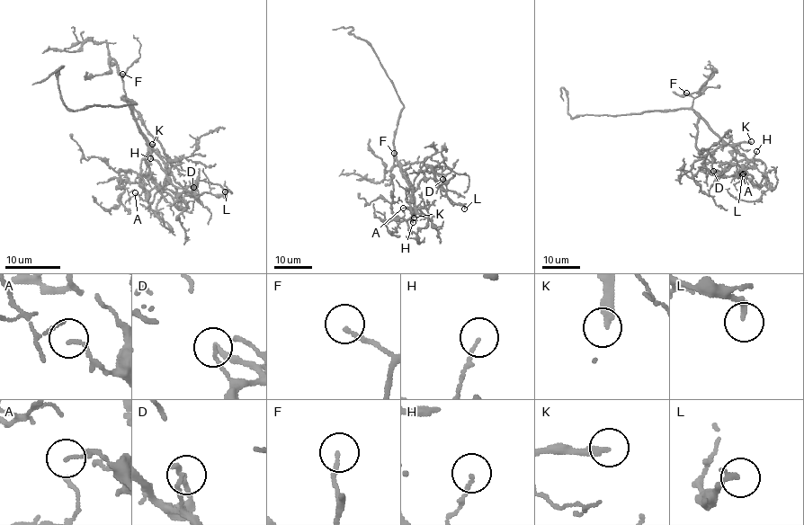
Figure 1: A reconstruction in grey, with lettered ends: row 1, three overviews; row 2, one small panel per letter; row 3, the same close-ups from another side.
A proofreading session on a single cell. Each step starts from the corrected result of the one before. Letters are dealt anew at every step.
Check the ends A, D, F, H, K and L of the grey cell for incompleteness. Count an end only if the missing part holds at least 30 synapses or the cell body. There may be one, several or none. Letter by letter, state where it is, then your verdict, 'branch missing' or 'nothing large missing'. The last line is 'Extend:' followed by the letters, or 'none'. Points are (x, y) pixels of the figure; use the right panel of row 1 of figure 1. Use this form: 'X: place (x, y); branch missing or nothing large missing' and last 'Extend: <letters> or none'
A: place (742, 174); nothing large missing
D: place (713, 171); nothing large missing
F: place (686, 93); branch missing
H: place (756, 151); nothing large missing
K: place (751, 141); branch missing
L: place (743, 173); nothing large missing
Extend: F, K

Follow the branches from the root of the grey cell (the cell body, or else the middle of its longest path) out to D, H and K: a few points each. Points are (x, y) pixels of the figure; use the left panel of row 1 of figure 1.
D: (122, 96), (139, 132), (157, 151), (164, 168), (188, 192), (192, 194), (193, 187)
H: (122, 96), (150, 148), (146, 156), (148, 168), (146, 172), (150, 158)
K: (122, 96), (150, 148), (152, 144)

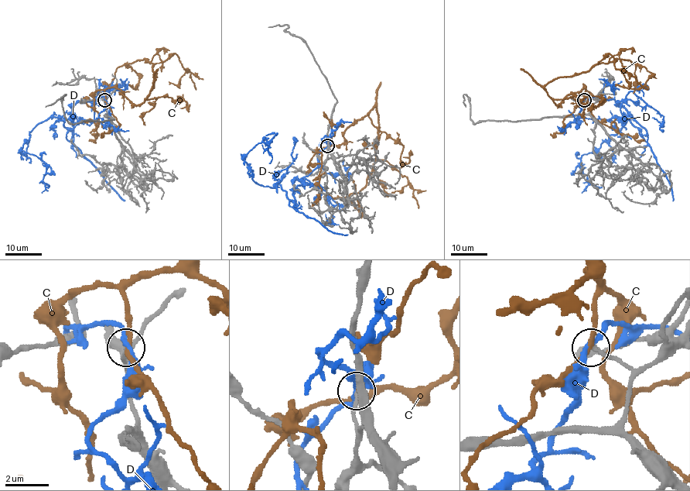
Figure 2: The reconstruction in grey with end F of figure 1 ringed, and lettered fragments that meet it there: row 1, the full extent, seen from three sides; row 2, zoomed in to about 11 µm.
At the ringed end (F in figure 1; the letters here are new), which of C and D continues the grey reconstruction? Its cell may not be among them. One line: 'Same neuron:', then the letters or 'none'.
Same neuron: none

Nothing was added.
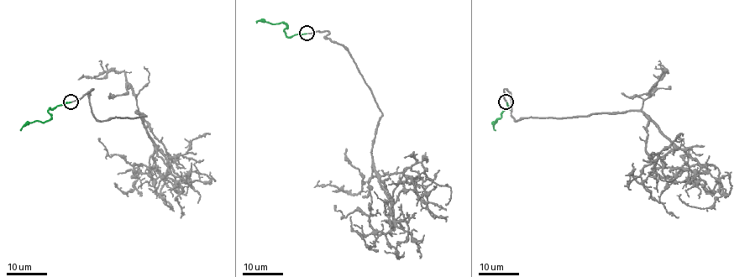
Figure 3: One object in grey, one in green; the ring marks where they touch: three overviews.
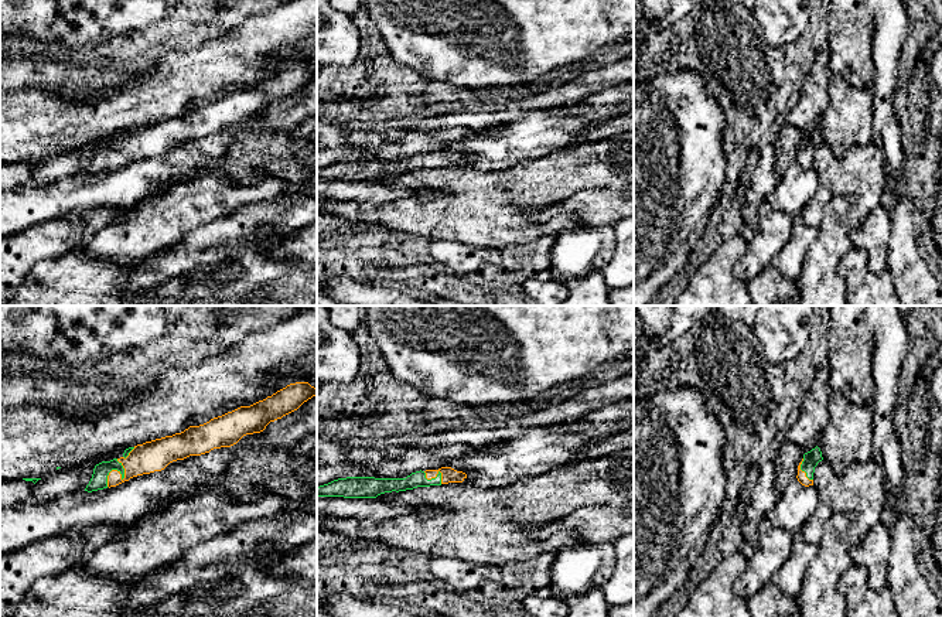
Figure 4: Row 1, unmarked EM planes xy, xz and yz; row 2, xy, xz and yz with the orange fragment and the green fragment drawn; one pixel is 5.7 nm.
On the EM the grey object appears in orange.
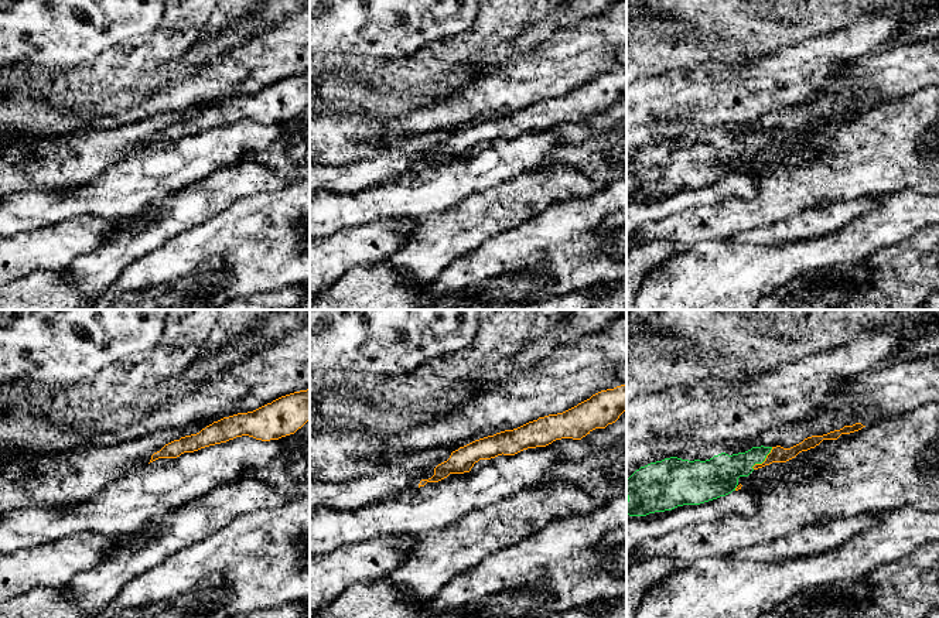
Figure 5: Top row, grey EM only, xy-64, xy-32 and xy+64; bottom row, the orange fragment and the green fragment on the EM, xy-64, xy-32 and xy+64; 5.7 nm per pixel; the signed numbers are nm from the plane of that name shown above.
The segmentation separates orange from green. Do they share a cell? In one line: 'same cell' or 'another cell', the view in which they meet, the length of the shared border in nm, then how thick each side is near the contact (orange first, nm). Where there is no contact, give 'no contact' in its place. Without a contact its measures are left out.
same cell | xy | 170 nm | 180/100 nm

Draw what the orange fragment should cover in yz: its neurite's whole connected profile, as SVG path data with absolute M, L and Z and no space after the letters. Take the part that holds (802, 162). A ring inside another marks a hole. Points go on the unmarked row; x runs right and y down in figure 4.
M818 129L803 137L803 143L798 149L798 158L796 158L798 164L802 168L805 170L813 168L815 150L822 143L823 143L822 134Z

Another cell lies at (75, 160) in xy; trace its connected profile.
M124 133L95 140L86 146L72 146L55 153L35 167L25 163L0 163L0 191L14 187L38 187L59 181L65 177L85 174L93 151L102 144L123 140Z

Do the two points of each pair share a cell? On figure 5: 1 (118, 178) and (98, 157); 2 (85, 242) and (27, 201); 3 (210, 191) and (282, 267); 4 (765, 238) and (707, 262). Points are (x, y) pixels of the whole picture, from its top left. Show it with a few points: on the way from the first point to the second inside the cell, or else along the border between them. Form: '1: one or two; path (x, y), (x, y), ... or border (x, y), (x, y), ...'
1: two; border (137, 153), (109, 166), (98, 177), (78, 184)
2: two; border (92, 215), (70, 217), (27, 232)
3: two; border (256, 194), (238, 198), (225, 210), (197, 225)
4: two; border (730, 236), (736, 242), (760, 245), (785, 243)

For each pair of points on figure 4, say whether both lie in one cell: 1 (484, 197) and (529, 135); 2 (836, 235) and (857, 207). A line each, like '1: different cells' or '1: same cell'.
1: different cells
2: different cells

